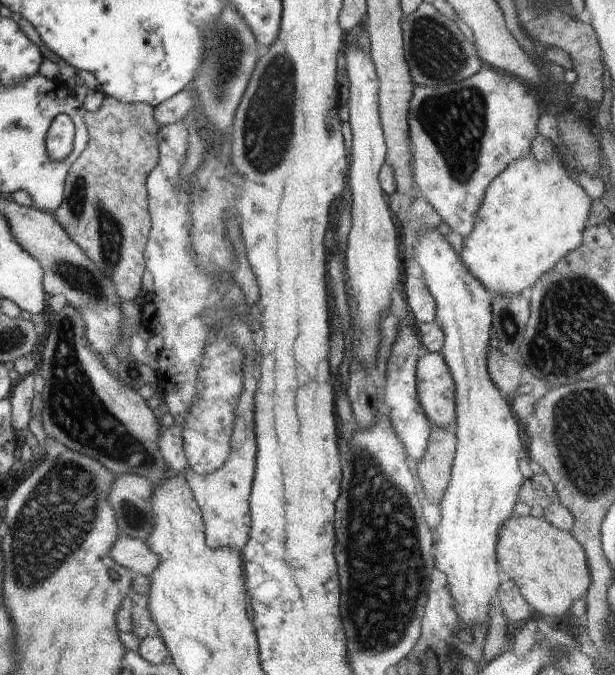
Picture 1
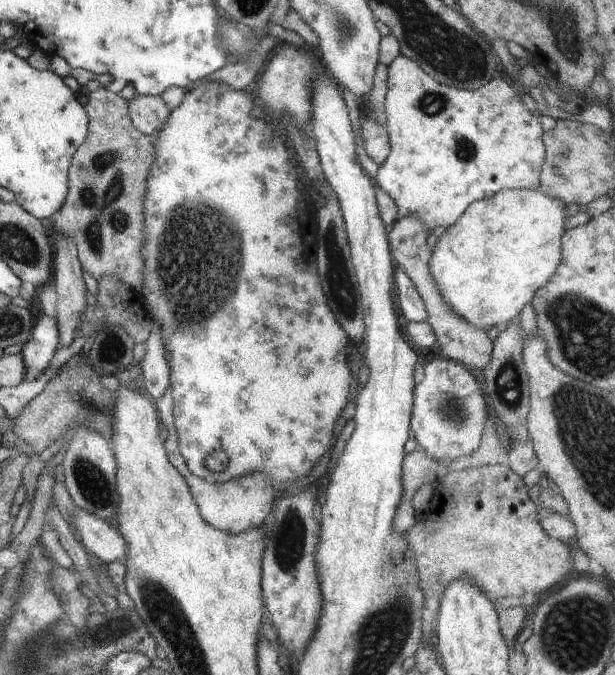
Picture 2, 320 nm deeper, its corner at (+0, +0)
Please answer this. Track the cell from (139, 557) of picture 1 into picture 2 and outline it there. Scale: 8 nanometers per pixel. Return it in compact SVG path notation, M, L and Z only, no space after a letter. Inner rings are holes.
M80 507L74 508L70 520L80 536L82 546L101 562L126 560L126 541L112 522L103 521Z

